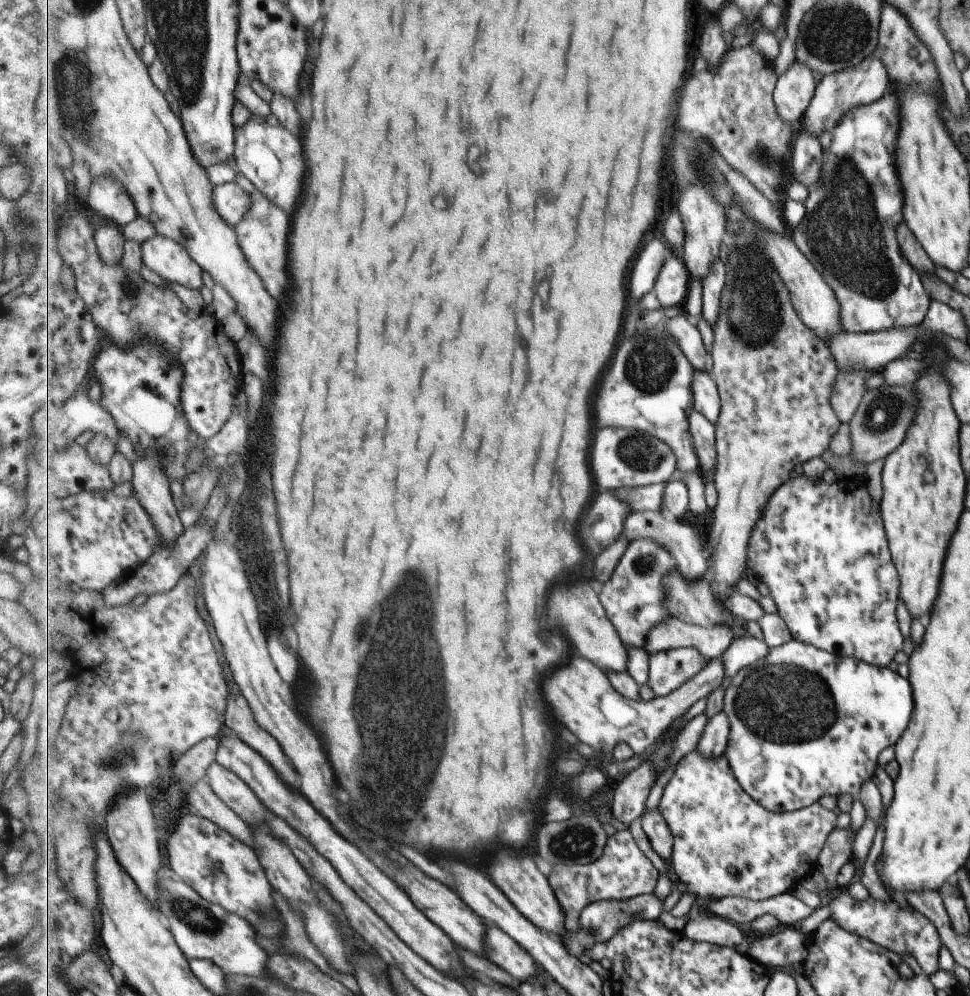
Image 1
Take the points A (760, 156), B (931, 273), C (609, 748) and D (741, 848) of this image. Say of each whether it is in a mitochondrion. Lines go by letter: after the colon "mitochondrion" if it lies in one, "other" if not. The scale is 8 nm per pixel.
A: mitochondrion
B: other
C: other
D: mitochondrion

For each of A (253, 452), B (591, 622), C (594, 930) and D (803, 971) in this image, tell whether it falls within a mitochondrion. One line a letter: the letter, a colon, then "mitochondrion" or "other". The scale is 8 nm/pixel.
A: other
B: other
C: mitochondrion
D: other

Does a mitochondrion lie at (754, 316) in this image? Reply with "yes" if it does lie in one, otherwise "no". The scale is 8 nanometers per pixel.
yes

